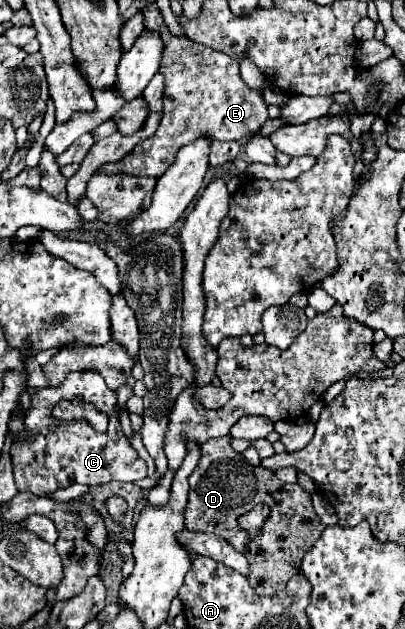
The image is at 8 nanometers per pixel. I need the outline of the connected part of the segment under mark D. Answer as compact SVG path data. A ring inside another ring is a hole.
M229 436L213 438L205 444L201 444L201 460L193 474L189 476L189 504L185 508L185 528L189 532L211 532L221 538L225 538L235 550L239 550L249 560L249 584L251 588L261 596L275 596L279 590L285 590L287 580L299 572L303 554L313 546L313 542L321 536L323 526L319 522L319 516L313 510L311 496L299 486L299 484L285 484L275 474L263 466L251 466L243 460L239 452L235 452L229 446ZM267 504L271 508L269 518L261 526L259 534L255 538L249 538L249 534L239 526L237 518L247 514L253 506Z

